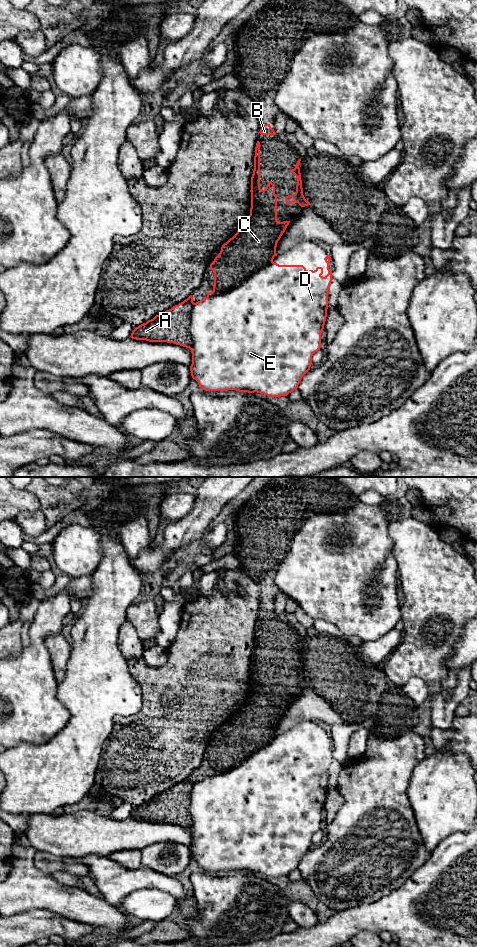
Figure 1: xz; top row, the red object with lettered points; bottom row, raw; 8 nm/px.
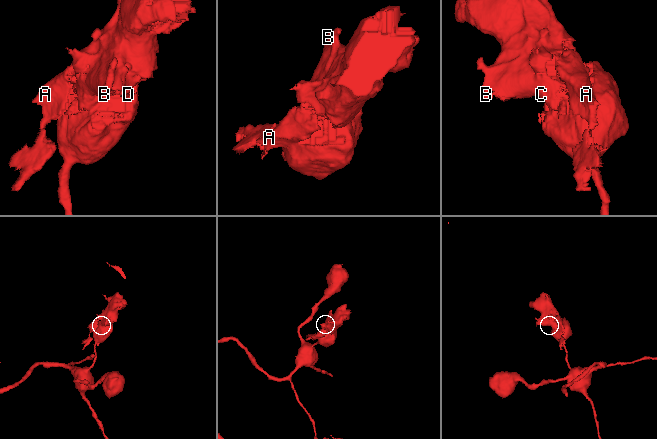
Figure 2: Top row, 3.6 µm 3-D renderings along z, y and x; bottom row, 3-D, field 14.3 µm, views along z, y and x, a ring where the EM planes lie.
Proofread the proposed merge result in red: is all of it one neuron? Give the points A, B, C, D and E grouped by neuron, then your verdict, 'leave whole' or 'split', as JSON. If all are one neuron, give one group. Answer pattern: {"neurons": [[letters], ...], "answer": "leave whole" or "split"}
{"neurons": [["A", "B", "C"], ["D", "E"]], "answer": "split"}

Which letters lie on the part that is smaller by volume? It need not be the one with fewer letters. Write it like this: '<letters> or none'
A, B, C

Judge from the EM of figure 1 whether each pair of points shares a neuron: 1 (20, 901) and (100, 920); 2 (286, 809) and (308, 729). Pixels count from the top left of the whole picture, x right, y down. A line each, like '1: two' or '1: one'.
1: one
2: one

